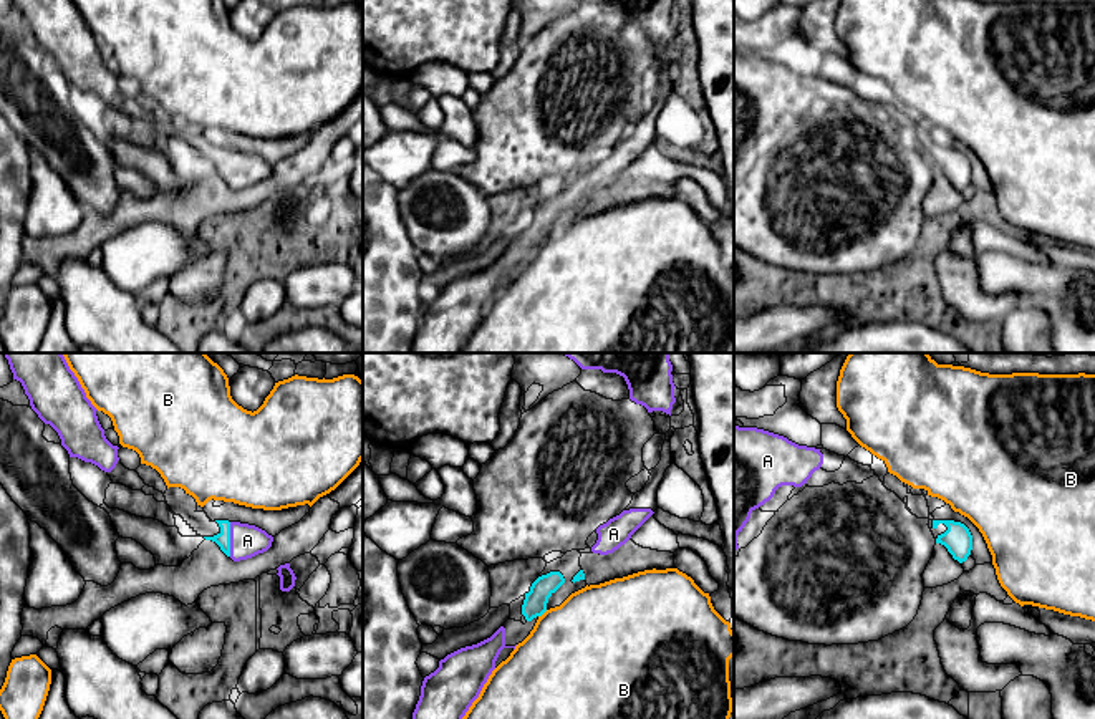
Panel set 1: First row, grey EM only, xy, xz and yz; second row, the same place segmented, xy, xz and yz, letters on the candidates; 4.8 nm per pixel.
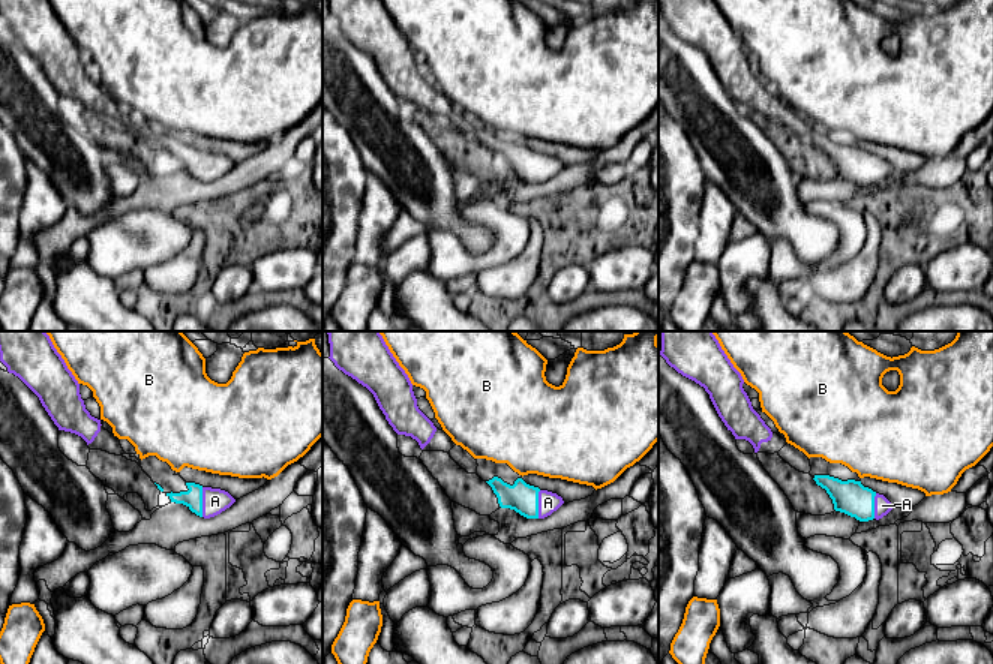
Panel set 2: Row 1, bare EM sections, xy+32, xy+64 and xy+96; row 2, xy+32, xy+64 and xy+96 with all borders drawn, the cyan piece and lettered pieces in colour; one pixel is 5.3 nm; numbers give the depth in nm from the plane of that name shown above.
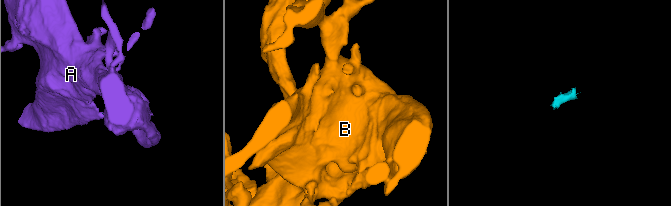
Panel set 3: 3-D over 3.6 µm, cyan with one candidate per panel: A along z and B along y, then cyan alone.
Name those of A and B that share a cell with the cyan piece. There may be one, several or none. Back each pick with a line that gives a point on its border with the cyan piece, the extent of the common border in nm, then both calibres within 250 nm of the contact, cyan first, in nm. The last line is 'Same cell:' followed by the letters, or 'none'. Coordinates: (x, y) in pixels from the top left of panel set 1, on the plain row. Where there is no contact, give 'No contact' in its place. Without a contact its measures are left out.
A: Touches cyan at xy (229, 168). Shared border 170 nm. Thickness 70 nm (cyan) against 160 nm
Same cell: A

